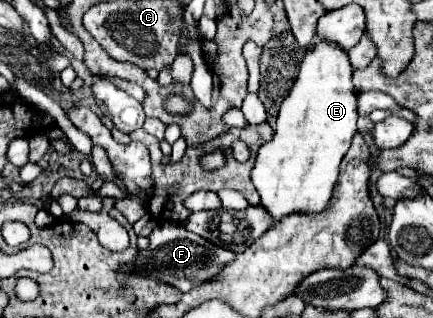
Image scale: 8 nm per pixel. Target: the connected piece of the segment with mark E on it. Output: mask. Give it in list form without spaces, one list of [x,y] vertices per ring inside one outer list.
[[[317,41],[313,51],[307,51],[303,57],[295,85],[281,103],[275,135],[259,147],[251,171],[253,185],[261,195],[261,205],[271,215],[273,225],[291,213],[303,213],[309,217],[317,215],[329,205],[331,191],[339,175],[339,163],[351,145],[353,133],[357,133],[357,93],[351,83],[351,69],[353,67],[345,51],[325,41]]]

